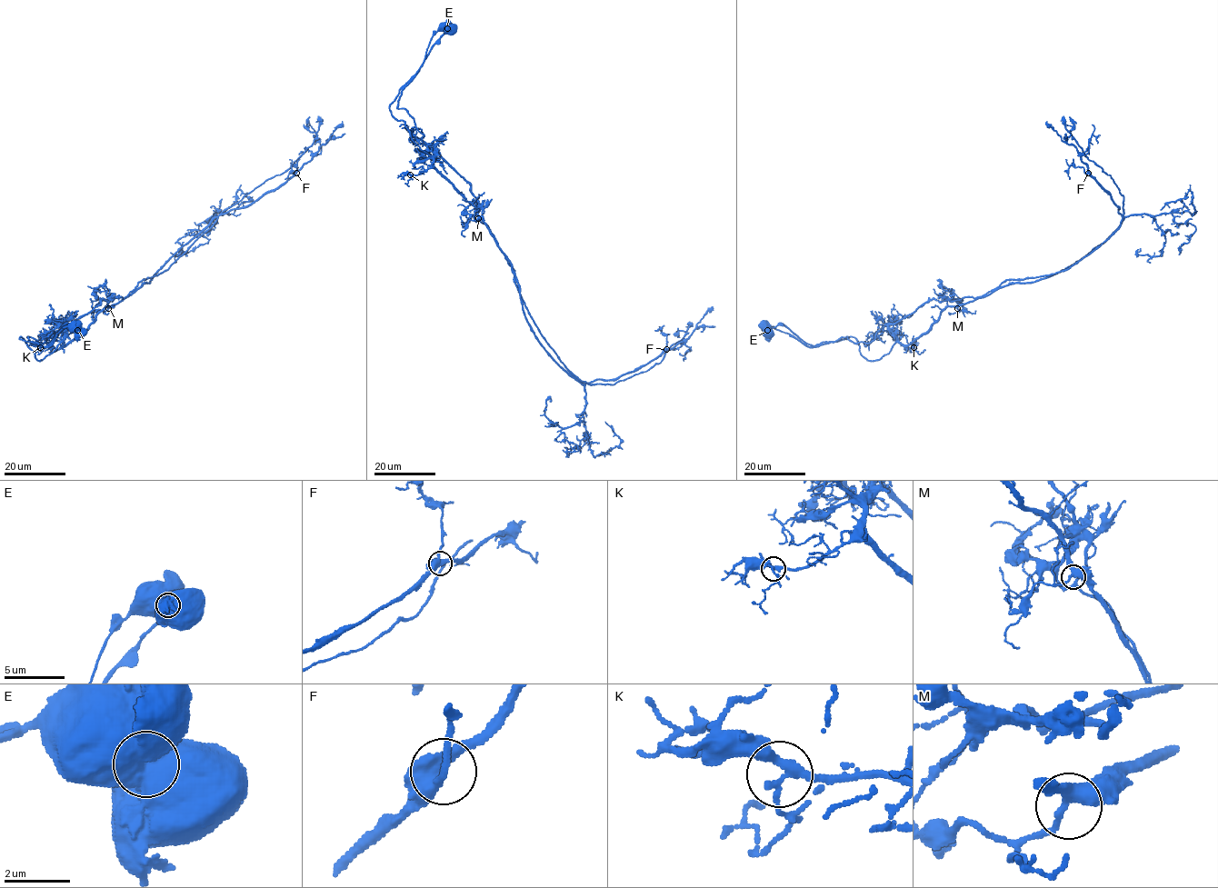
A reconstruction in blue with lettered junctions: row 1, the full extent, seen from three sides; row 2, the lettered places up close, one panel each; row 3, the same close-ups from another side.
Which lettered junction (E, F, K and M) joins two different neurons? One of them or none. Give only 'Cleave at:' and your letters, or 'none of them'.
Cleave at: E

